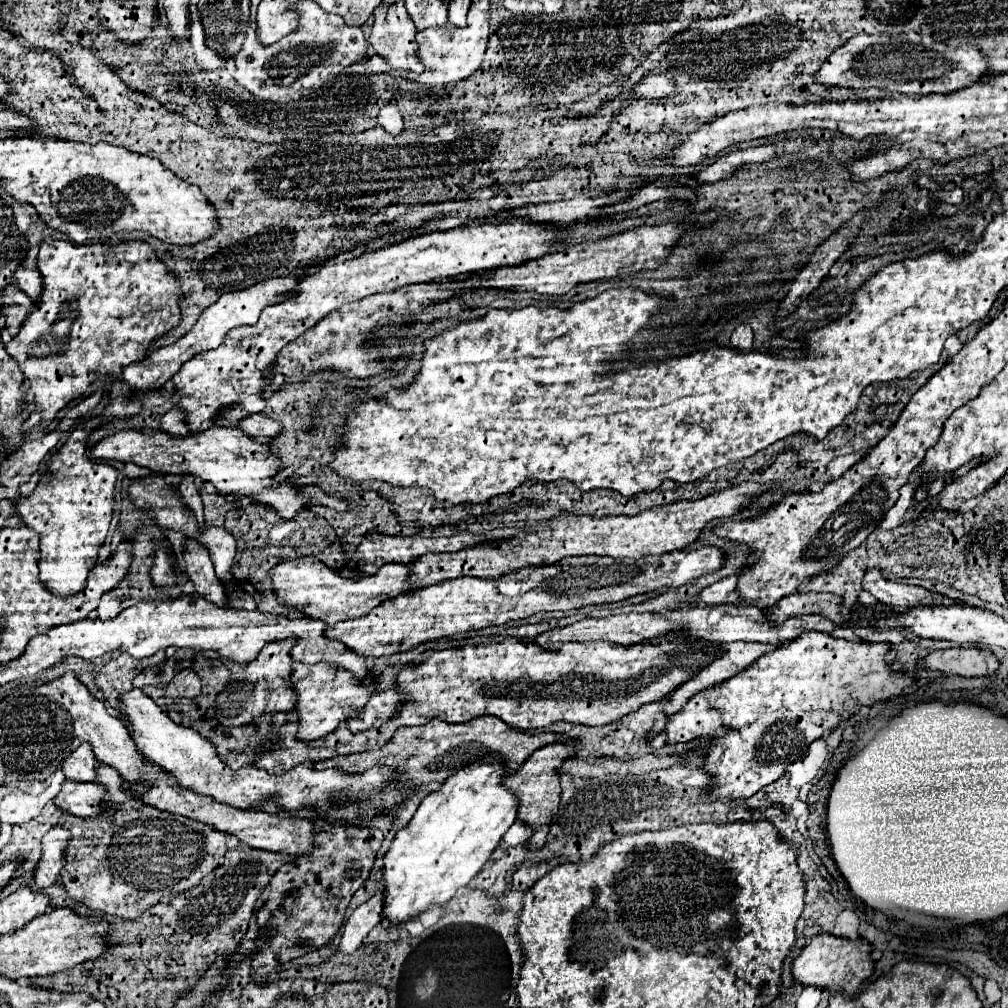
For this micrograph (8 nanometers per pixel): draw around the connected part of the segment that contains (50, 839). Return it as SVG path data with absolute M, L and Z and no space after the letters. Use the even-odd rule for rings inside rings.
M54 826L44 834L44 838L42 838L42 858L40 858L38 868L34 872L34 882L40 890L56 884L58 874L64 868L64 862L66 862L68 840L70 840L70 832L60 828L60 826Z

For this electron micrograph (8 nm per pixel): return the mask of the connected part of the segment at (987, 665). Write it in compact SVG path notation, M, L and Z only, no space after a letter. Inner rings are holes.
M950 648L950 650L934 650L922 662L922 668L952 672L958 676L986 676L994 674L1000 666L998 658L990 650L978 648Z

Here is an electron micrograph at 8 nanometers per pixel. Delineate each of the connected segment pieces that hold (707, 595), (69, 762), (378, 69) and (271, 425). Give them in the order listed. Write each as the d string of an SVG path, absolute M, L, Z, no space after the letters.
M728 576L716 584L706 586L698 596L698 604L738 604L736 598L736 576Z
M82 744L76 752L72 752L72 756L68 756L62 762L62 770L68 780L94 782L96 780L96 764L98 764L98 760L92 752L92 746Z
M372 56L368 58L368 61L365 63L366 73L367 74L380 74L385 72L385 62L380 56Z
M250 414L250 416L242 418L238 422L238 428L252 438L272 438L272 436L280 434L280 430L282 430L280 422L264 416L264 414Z

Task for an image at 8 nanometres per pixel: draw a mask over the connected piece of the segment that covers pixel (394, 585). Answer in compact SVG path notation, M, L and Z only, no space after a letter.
M308 556L308 558L298 558L298 560L284 560L278 566L270 570L272 576L272 588L276 590L278 598L286 602L288 606L304 612L310 618L320 618L326 624L336 624L346 618L358 618L368 614L374 606L378 606L386 598L396 598L400 594L406 594L418 586L410 586L406 582L408 576L408 566L404 564L384 564L376 574L360 578L360 580L350 580L342 578L336 570L324 566L318 558Z

